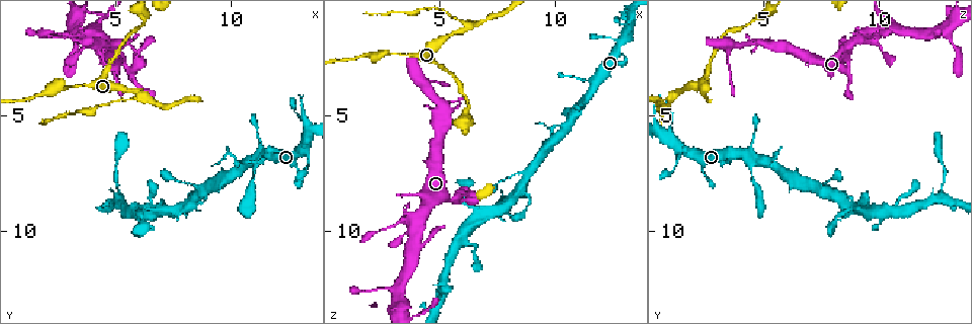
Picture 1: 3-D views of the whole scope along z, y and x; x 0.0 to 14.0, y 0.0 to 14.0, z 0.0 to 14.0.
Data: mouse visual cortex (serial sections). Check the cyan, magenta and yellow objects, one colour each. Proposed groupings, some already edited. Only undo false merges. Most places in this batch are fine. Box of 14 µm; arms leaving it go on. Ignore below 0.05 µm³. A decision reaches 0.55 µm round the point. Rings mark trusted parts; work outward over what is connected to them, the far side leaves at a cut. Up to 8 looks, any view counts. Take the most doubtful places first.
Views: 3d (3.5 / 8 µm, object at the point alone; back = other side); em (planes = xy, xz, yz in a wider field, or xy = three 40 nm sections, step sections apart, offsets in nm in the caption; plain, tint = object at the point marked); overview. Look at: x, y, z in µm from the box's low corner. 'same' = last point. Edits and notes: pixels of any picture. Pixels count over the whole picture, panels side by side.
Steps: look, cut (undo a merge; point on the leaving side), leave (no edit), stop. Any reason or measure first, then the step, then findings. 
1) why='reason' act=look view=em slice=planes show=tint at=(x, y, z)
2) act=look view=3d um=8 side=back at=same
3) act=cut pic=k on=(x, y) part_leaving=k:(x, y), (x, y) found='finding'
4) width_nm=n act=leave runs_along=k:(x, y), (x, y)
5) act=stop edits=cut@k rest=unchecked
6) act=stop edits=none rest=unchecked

why='two arms in line, one across' act=look view=3d um=3.5 at=(5.7, 3.0, 8.6)

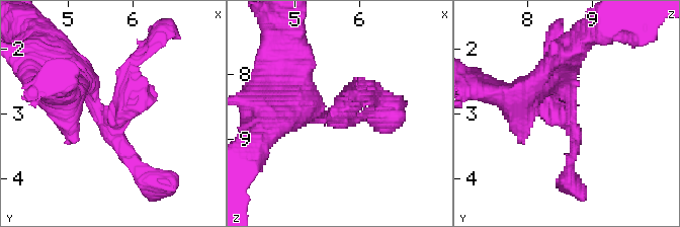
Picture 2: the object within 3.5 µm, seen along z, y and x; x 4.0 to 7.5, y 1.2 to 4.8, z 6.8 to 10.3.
arms=3 arm_widths_nm=150,150,350 act=look view=em slice=xy step=2 show=tint at=(5.60, 3.00, 8.60)

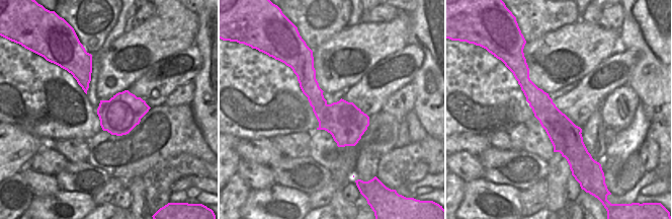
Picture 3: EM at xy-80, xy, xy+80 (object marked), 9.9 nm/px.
width_nm=380 act=leave runs_along=2:(69, 79), (118, 114), (128, 66) found='all the same cell'

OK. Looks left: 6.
why='abrupt turn' act=look view=3d um=3.5 at=(6.3, 4.2, 1.2)

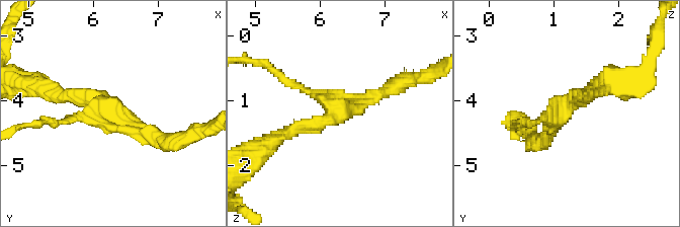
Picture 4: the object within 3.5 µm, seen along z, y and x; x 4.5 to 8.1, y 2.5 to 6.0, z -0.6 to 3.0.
arms=3 arm_widths_nm=100,200,200 act=look view=em slice=planes show=tint at=(6.20, 4.15, 1.10)

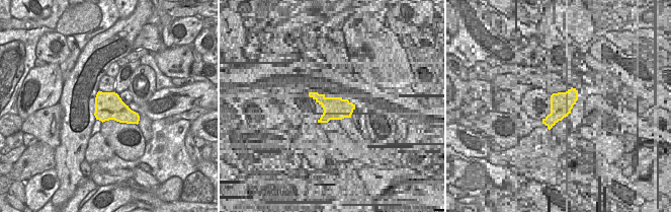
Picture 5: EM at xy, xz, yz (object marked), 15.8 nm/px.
act=leave runs_along=4:(52, 91), (104, 103), (163, 141) found='continuous, no second cell'

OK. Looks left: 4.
why='sudden change in width' act=look view=3d um=3.5 side=back at=(3.2, 3.7, 2.4)

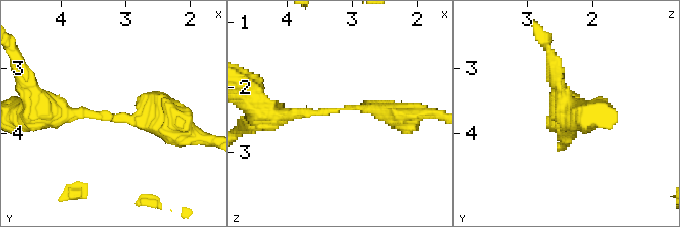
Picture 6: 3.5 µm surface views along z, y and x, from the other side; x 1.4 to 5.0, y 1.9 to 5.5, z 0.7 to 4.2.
arm_widths_nm=200,300 why='now the EM' act=look view=em slice=xy step=1 show=tint at=(3.15, 3.70, 2.35)

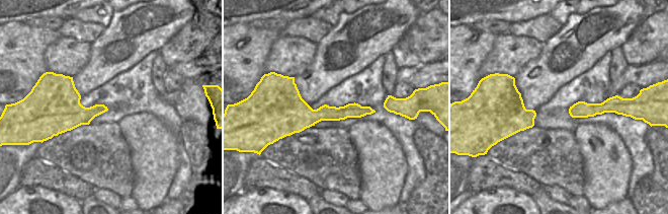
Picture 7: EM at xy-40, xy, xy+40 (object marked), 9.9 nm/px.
act=leave runs_along=7:(283, 98), (300, 114), (369, 111) found='one cell here'

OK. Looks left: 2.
act=stop edits=none rest=unchecked

